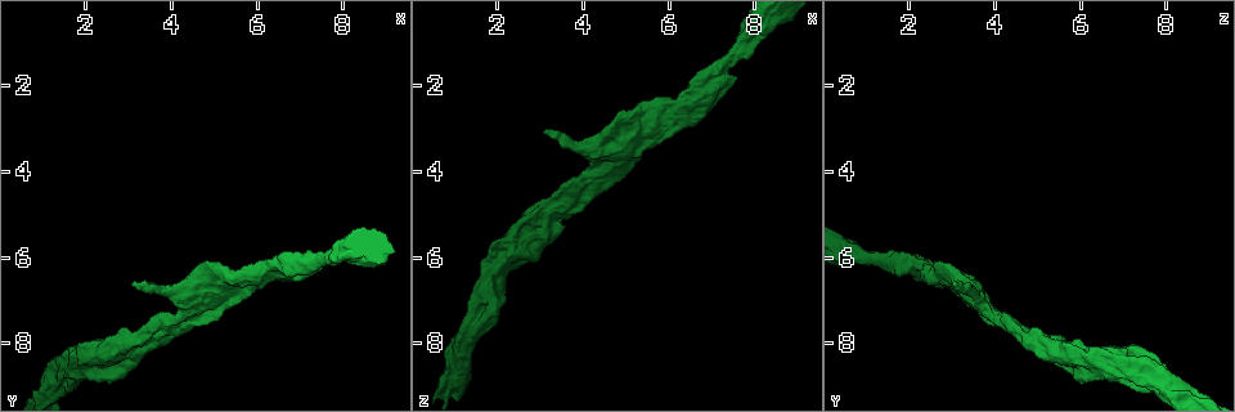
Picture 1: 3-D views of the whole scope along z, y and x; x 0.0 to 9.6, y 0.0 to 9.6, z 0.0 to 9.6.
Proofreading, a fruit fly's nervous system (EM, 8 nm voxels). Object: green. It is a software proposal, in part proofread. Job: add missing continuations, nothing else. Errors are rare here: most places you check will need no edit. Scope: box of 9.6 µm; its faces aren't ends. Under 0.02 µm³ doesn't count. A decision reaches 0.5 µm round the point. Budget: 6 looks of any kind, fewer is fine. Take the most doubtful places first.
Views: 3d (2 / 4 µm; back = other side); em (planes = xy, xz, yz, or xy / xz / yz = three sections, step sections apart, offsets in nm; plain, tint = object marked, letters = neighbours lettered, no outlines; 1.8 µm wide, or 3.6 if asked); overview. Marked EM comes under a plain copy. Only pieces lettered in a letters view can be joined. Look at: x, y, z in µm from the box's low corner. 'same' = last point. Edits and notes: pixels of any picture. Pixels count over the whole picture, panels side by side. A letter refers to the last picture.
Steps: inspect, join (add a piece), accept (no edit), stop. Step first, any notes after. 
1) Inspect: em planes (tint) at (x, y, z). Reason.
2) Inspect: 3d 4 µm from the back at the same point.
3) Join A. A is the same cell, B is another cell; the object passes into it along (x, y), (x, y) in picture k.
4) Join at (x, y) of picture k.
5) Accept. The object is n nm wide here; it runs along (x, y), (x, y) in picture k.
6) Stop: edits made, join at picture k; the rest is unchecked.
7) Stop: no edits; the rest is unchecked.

Inspect: em planes (letters) at (4.15, 7.45, 4.10). Closes a loop.

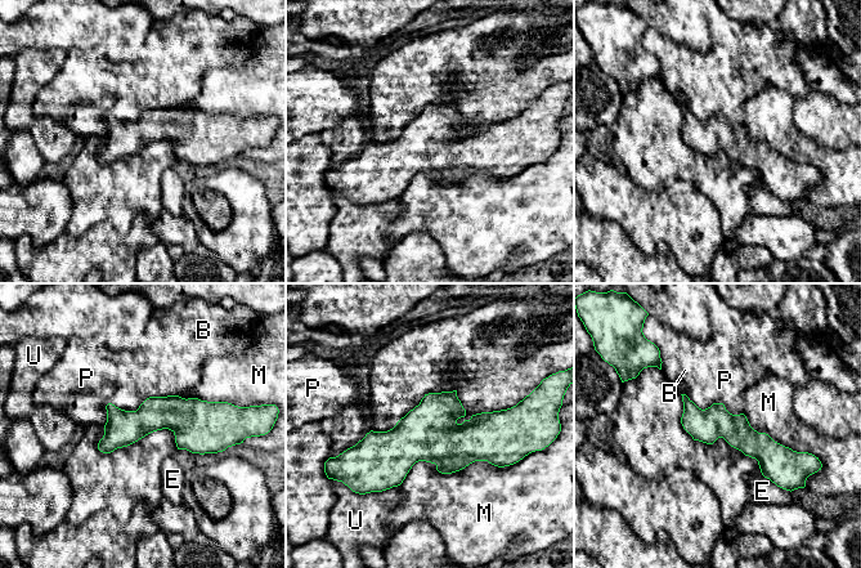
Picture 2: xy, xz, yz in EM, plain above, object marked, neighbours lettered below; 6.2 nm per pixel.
Accept. B, E, M, P and U are other cells; it runs along (686, 401), (705, 423), (790, 455) in picture 2; none of them fits.

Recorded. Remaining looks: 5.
Inspect: em xz step 4 (tint) at (5.50, 6.45, 2.85). Branch point.

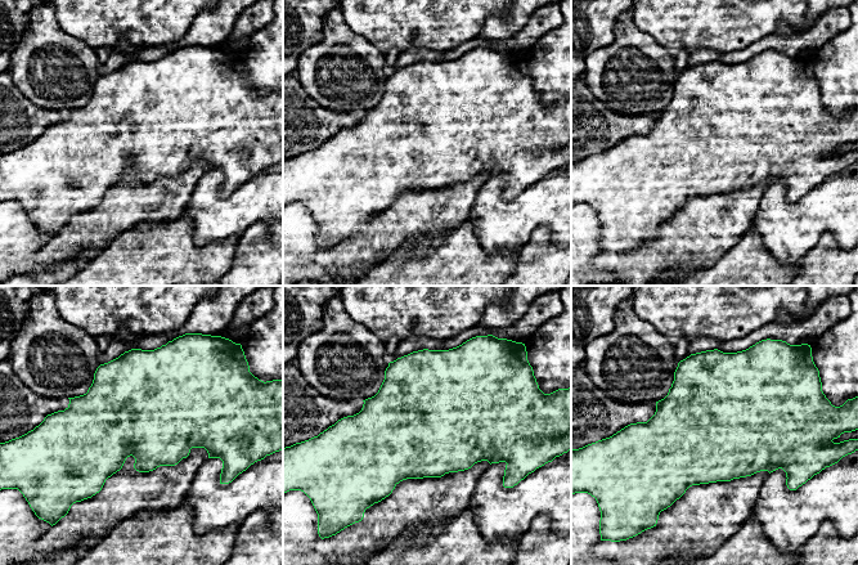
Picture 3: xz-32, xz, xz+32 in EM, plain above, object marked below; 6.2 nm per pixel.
Inspect: em xz step 4 (letters) at the same point. See the neighbours.

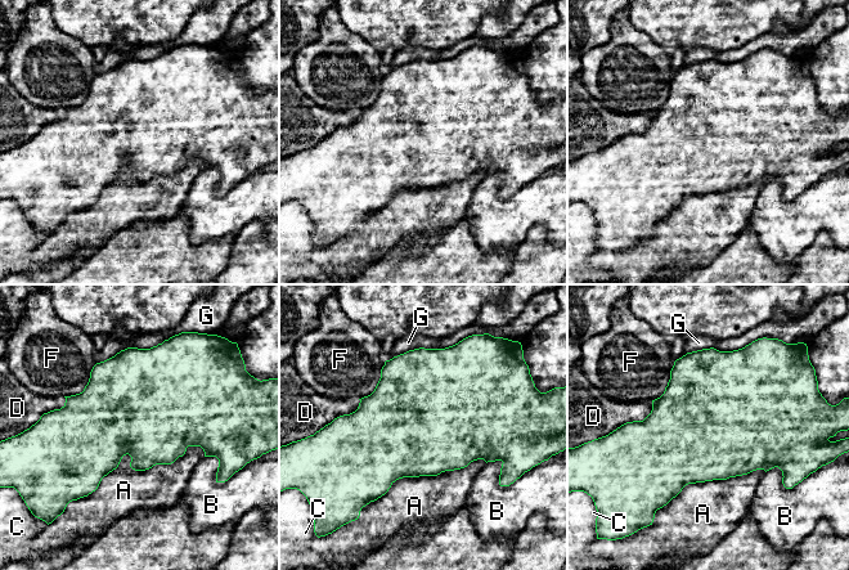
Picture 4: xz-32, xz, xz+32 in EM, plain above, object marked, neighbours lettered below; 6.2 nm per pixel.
Accept. A, B, C, D, F and G are other cells; a border runs along (205, 452), (79, 498) in picture 4; none of them fits.

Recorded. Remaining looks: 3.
Inspect: 3d 2 µm at (3.10, 6.60, 3.10). Free end.

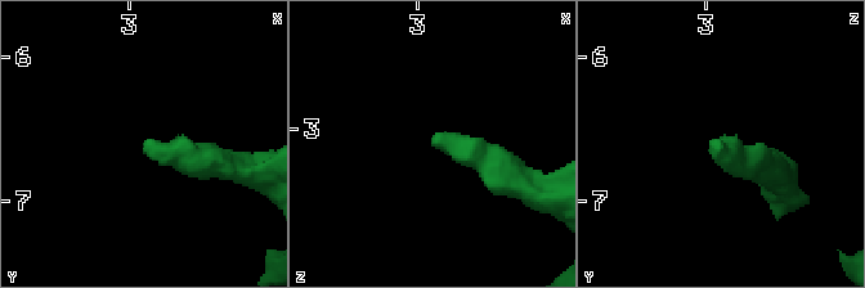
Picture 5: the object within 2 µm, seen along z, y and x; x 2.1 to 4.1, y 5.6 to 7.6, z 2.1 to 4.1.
Inspect: em planes (tint) at (3.08, 6.60, 3.04).

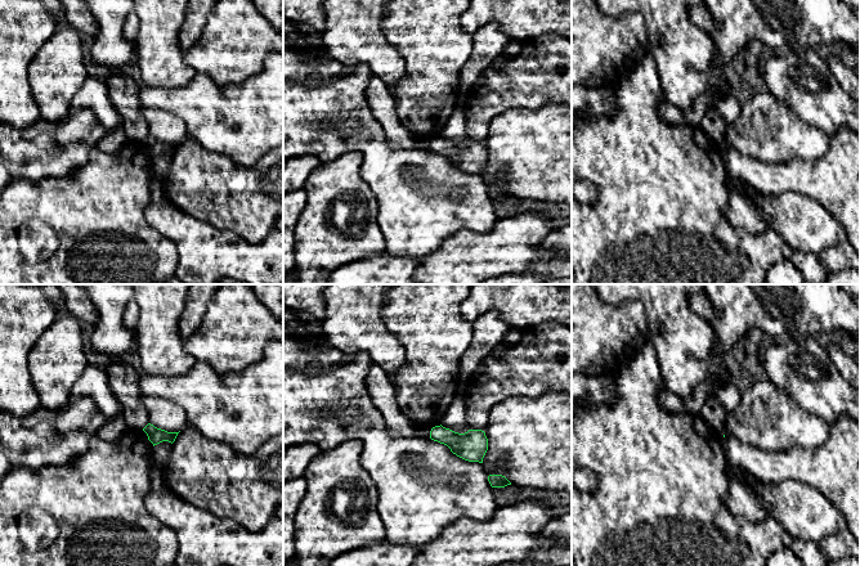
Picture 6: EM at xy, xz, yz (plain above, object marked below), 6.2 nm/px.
Inspect: em planes (letters) at the same point.

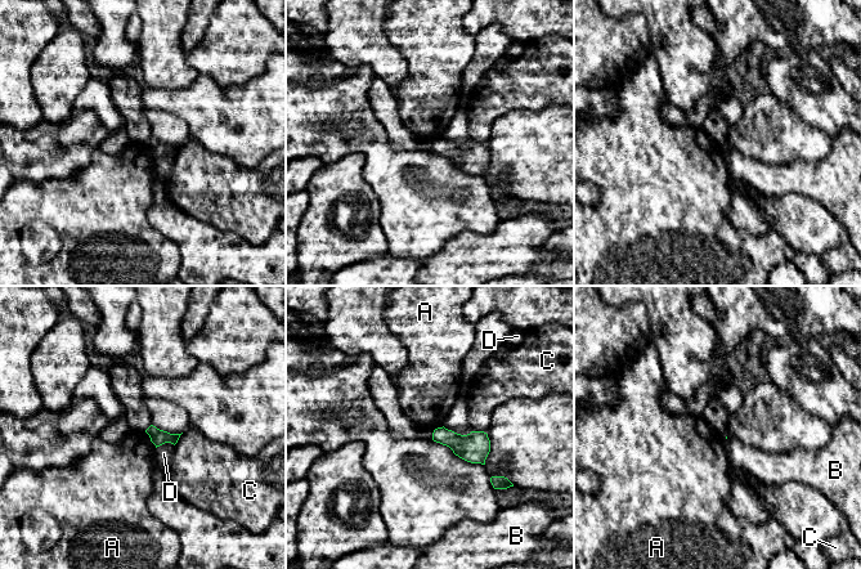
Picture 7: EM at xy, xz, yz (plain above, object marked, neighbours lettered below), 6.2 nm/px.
Accept. A, B, C and D are other cells; none of them fits.

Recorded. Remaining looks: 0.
Stop: no edits; the rest is unchecked.

